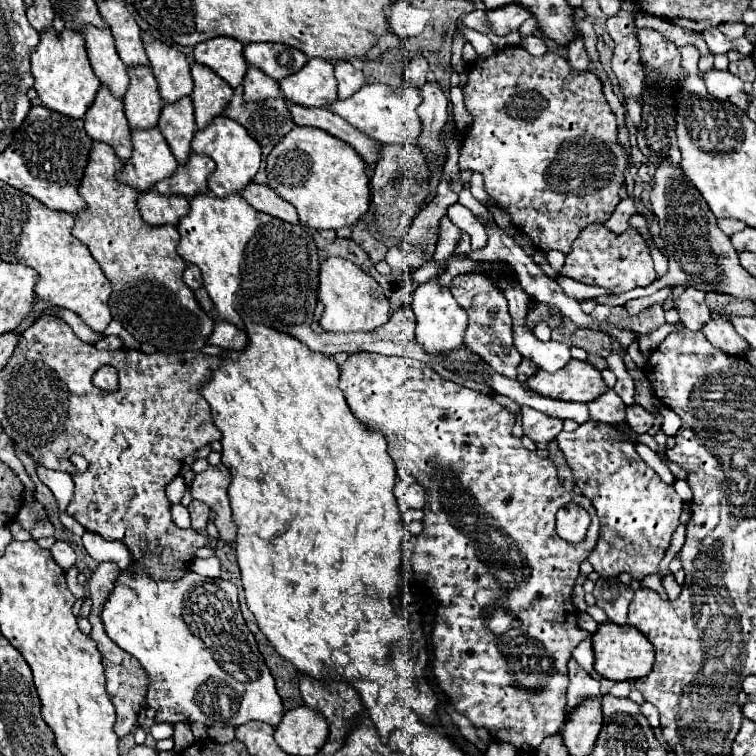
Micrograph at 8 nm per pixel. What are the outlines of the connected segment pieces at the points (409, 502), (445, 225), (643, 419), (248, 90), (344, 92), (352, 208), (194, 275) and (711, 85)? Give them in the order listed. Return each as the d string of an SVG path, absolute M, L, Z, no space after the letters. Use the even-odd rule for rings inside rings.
M417 483L409 485L403 499L399 499L399 509L403 515L407 515L411 509L423 509L423 487Z
M443 217L441 219L441 227L439 227L439 241L436 244L433 260L439 264L443 264L448 257L453 255L459 239L461 239L461 229L455 227L449 221L449 217Z
M639 405L627 407L627 425L635 431L635 433L647 433L653 427L655 419L649 411L645 411Z
M257 67L247 69L247 75L243 79L243 97L247 101L263 101L263 99L277 97L279 93L281 93L279 83L275 79L267 77Z
M349 61L335 63L335 77L337 77L337 83L339 83L339 99L351 97L365 83L363 73L359 69L355 69Z
M295 127L267 157L269 187L289 201L309 229L353 227L369 209L371 187L365 163L333 135L315 127Z
M187 265L185 275L183 275L183 281L185 281L185 285L187 285L189 289L193 289L193 291L201 289L201 287L203 287L203 281L201 281L201 271L199 271L199 267Z
M709 71L703 75L705 79L705 87L709 91L709 95L713 95L715 99L721 101L729 101L737 107L741 107L743 111L747 109L747 95L743 91L743 81L739 77L735 77L729 71Z

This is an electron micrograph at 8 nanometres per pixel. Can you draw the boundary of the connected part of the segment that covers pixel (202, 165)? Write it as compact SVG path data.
M189 153L187 163L179 165L175 173L159 183L159 193L175 193L193 197L197 193L207 191L207 177L211 175L215 163L207 155Z

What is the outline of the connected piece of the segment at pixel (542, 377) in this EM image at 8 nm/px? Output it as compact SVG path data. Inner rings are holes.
M571 359L571 363L567 363L567 367L559 369L557 373L537 371L537 375L527 379L527 385L545 397L579 403L589 403L609 389L599 369L587 361L575 359Z

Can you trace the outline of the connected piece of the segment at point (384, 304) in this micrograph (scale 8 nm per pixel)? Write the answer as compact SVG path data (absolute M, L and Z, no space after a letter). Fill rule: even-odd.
M327 257L319 265L317 299L325 305L319 325L325 331L373 331L389 321L389 301L381 285L361 271L353 261L341 257Z

